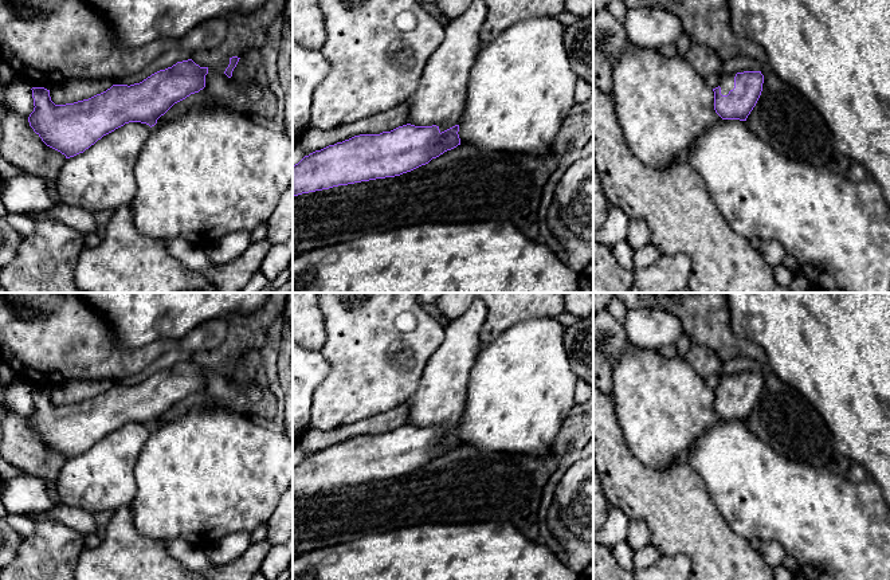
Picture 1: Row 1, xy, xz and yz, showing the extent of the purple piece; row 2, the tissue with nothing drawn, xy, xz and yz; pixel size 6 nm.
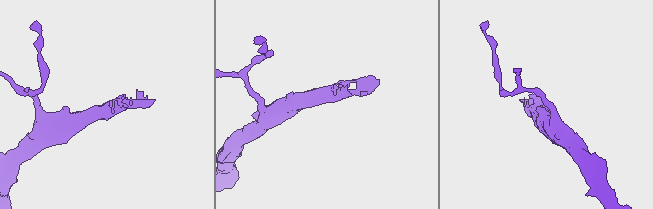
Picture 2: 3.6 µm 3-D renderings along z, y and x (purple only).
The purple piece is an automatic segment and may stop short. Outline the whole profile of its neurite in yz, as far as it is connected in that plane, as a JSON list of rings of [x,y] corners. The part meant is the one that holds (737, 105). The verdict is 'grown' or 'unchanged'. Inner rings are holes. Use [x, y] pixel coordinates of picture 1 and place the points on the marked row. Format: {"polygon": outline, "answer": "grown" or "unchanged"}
{"polygon": [[[761,71],[720,74],[714,91],[714,110],[722,119],[746,121],[762,91]]], "answer": "grown"}

